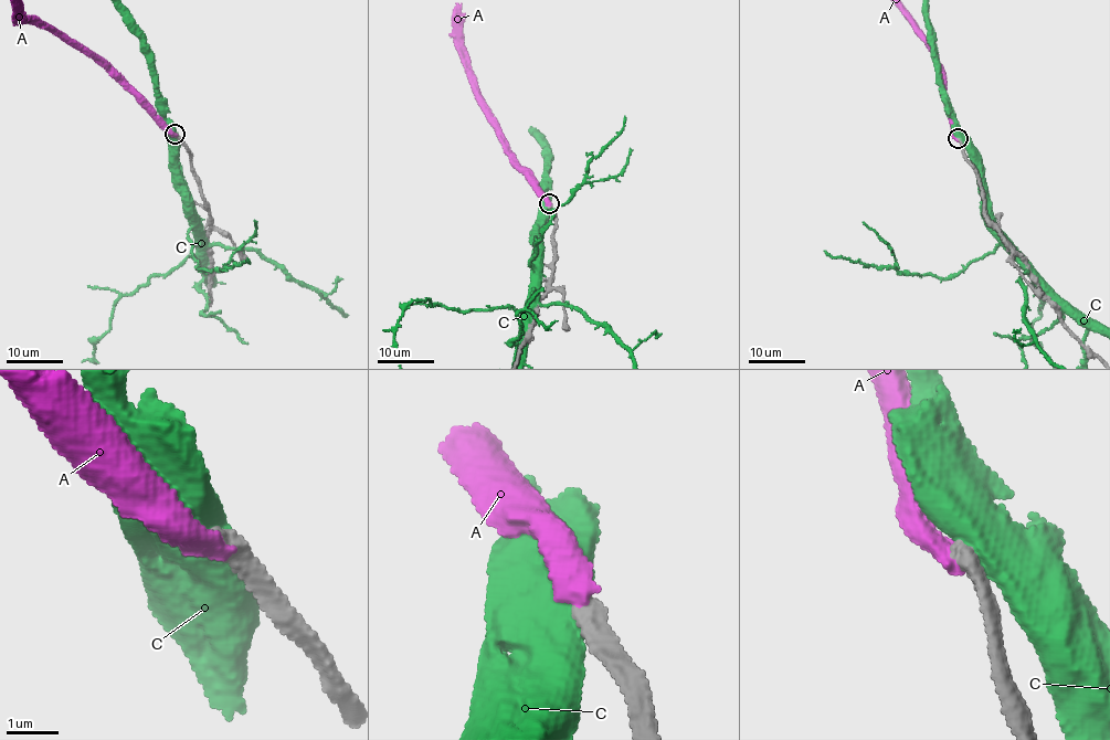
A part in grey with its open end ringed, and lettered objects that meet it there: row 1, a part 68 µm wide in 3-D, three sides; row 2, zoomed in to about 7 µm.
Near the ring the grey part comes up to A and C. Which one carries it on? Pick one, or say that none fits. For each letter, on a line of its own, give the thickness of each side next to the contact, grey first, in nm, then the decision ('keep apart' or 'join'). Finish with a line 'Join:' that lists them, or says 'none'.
A: calibres 380 and 460 nm; keep apart
C: calibres 400 and 750 nm; keep apart
Join: none

